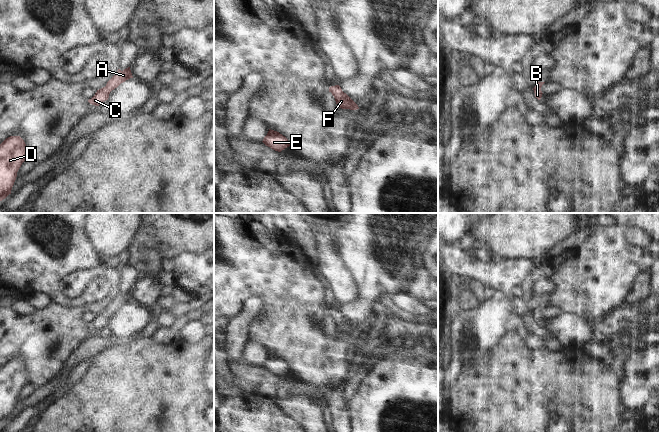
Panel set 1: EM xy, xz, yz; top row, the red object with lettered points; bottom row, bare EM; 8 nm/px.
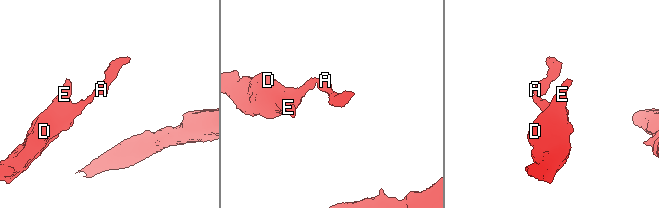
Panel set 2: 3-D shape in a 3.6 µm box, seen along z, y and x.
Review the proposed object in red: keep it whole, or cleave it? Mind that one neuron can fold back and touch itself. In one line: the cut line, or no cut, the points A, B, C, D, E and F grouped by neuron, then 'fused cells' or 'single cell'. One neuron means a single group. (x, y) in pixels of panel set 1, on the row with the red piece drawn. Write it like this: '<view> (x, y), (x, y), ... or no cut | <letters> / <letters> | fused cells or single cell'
no cut | A B C D E F | single cell

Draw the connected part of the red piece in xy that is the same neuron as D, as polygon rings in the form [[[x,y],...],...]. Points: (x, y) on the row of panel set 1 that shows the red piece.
[[[10,136],[0,144],[0,201],[11,194],[17,172],[26,160],[28,151],[20,136]]]

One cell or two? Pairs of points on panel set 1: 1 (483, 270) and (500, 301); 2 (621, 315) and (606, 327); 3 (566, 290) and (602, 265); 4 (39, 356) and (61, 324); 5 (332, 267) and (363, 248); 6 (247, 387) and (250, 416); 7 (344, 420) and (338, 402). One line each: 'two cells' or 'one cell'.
1: two cells
2: one cell
3: one cell
4: one cell
5: two cells
6: two cells
7: one cell

